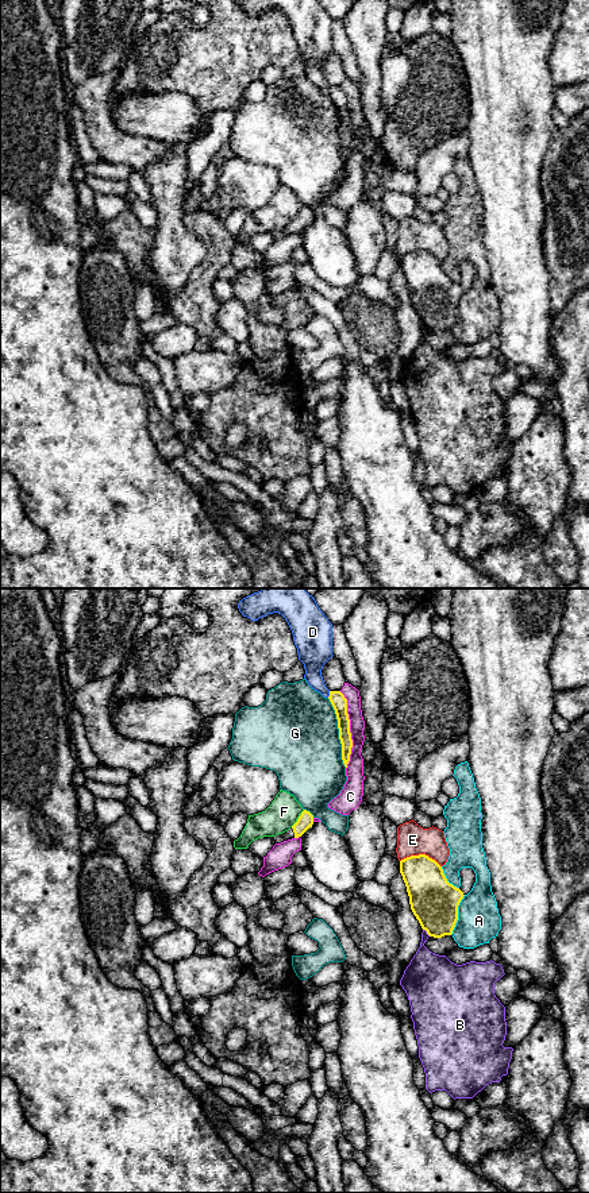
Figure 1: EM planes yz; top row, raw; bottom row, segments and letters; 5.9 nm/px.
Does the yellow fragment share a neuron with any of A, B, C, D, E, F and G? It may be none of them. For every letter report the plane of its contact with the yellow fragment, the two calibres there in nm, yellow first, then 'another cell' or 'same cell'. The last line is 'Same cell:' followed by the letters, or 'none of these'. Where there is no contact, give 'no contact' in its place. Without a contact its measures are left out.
A: meets yellow in yz; 280 nm thick on the yellow side, 260 nm on the other; another cell
B: meets yellow in yz; 280 nm thick on the yellow side, 260 nm on the other; another cell
C: meets yellow in yz; 90 nm thick on the yellow side, 110 nm on the other; another cell
D: meets yellow in yz; 90 nm thick on the yellow side, 160 nm on the other; another cell
E: meets yellow in yz; 260 nm thick on the yellow side, 190 nm on the other; another cell
F: meets yellow in yz; 90 nm thick on the yellow side, 190 nm on the other; another cell
G: meets yellow in yz; 90 nm thick on the yellow side, 500 nm on the other; another cell
Same cell: none of these

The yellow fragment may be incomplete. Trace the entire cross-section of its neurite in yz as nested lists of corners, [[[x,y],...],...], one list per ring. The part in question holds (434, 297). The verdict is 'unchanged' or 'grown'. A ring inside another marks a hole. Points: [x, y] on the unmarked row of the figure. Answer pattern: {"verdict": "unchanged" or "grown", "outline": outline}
{"verdict": "unchanged", "outline": [[[426,250],[400,256],[413,310],[430,332],[451,331],[463,287],[450,279],[442,262]]]}

